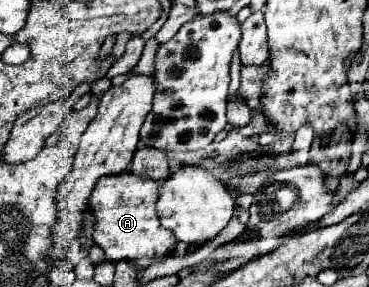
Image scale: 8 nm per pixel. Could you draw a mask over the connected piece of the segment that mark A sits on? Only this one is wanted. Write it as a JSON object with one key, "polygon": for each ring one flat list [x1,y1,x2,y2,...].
{"polygon":[[129,172,119,176,103,176,95,186,89,202,97,218,93,238,111,264,129,262,137,264,137,270,143,270,175,252,175,236,165,230,159,224,159,216,155,216,155,200,159,198,159,186,161,184,155,180,139,178]]}

